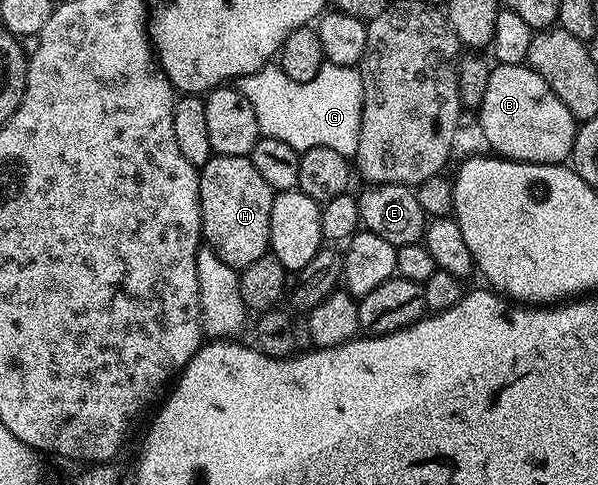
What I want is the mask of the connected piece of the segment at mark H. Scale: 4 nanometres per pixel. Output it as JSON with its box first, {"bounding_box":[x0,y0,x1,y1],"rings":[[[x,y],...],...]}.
{"bounding_box":[199,155,276,269],"rings":[[[216,155],[199,170],[202,238],[224,261],[241,269],[252,265],[256,257],[270,251],[270,214],[276,192],[260,177],[252,160],[244,155]]]}

